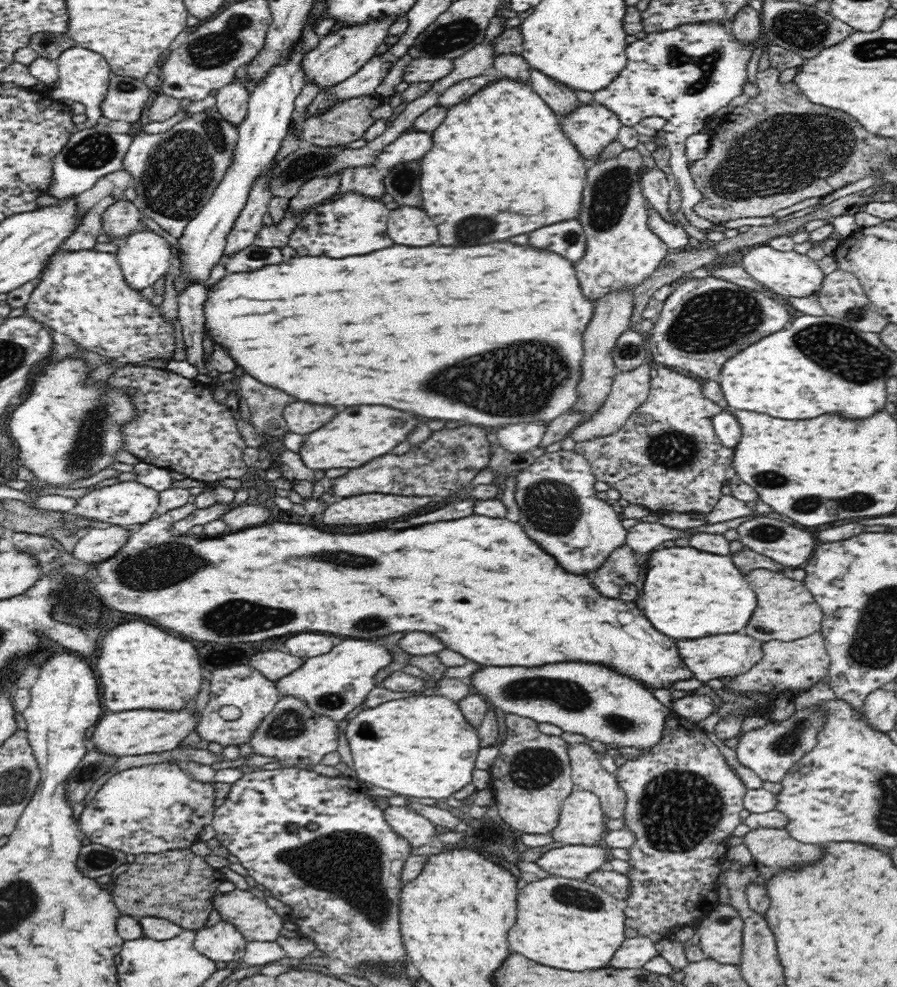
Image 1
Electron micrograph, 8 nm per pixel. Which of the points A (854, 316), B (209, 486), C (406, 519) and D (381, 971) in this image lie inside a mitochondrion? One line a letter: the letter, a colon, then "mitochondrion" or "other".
A: mitochondrion
B: other
C: other
D: mitochondrion

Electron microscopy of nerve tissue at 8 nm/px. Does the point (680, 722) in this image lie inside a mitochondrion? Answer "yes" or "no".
no

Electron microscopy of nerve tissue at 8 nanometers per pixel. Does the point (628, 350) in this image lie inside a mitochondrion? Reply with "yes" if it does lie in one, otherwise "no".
yes

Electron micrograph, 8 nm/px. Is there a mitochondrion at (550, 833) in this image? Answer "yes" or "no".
no

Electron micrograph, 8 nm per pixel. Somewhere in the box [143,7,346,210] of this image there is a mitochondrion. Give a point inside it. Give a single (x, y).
(212, 50)

